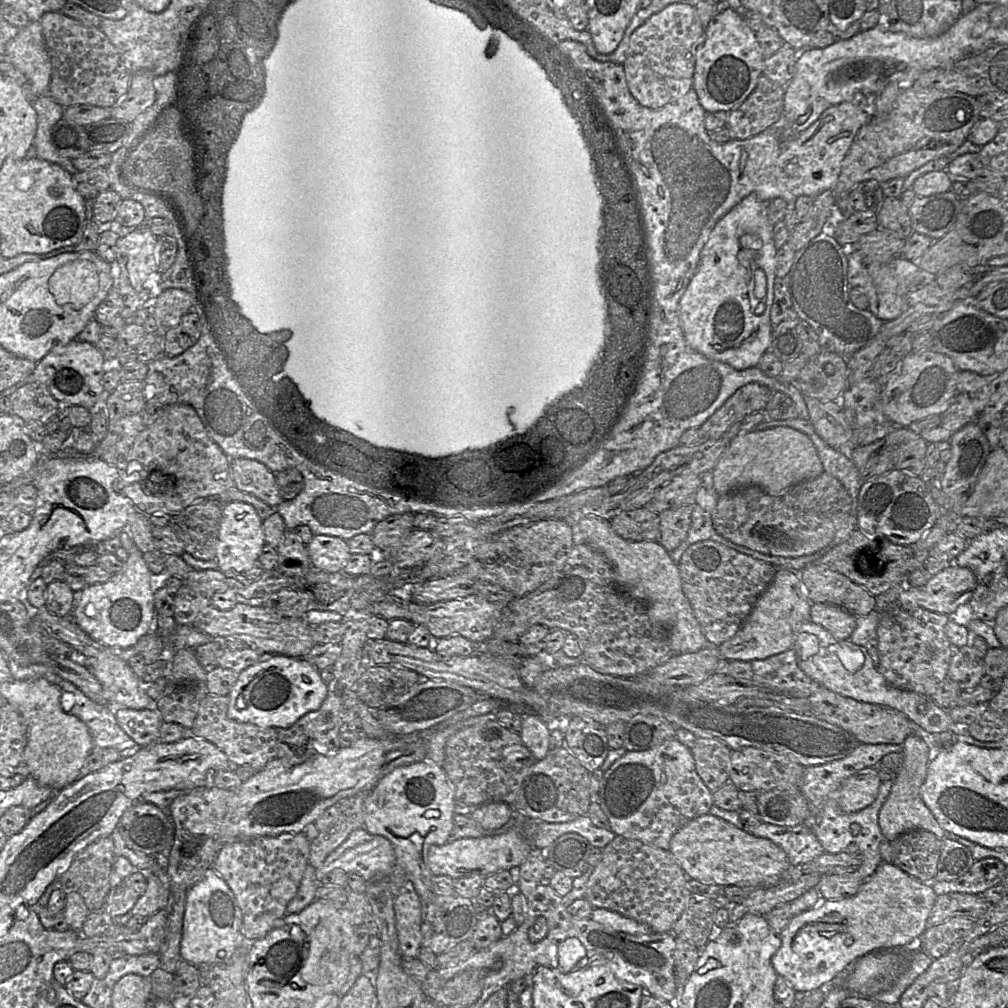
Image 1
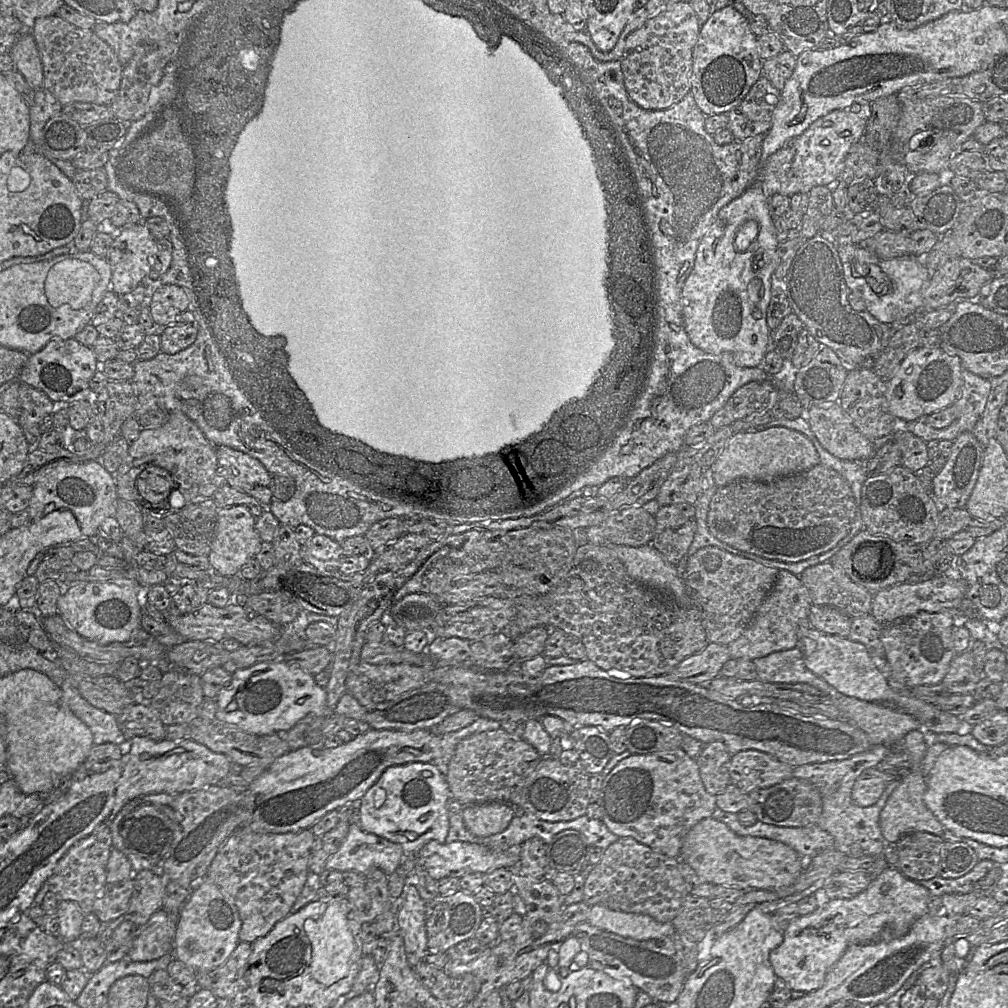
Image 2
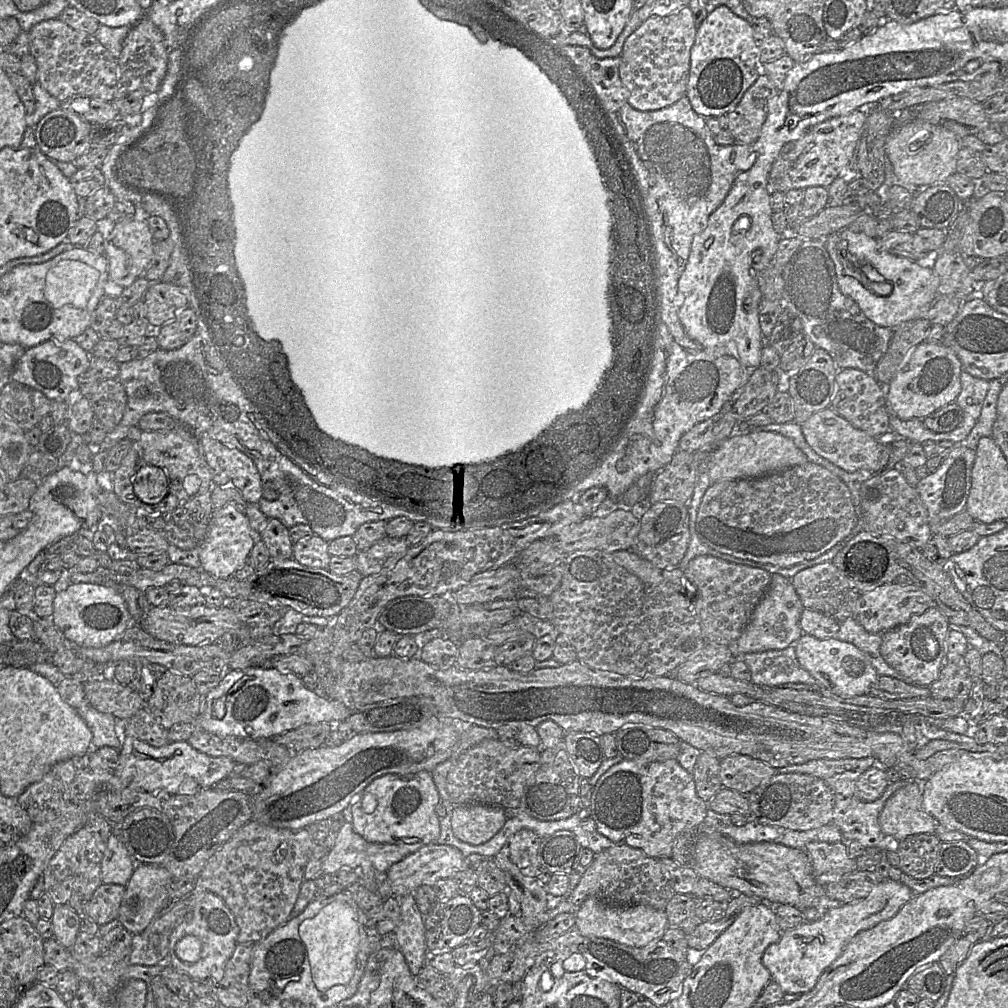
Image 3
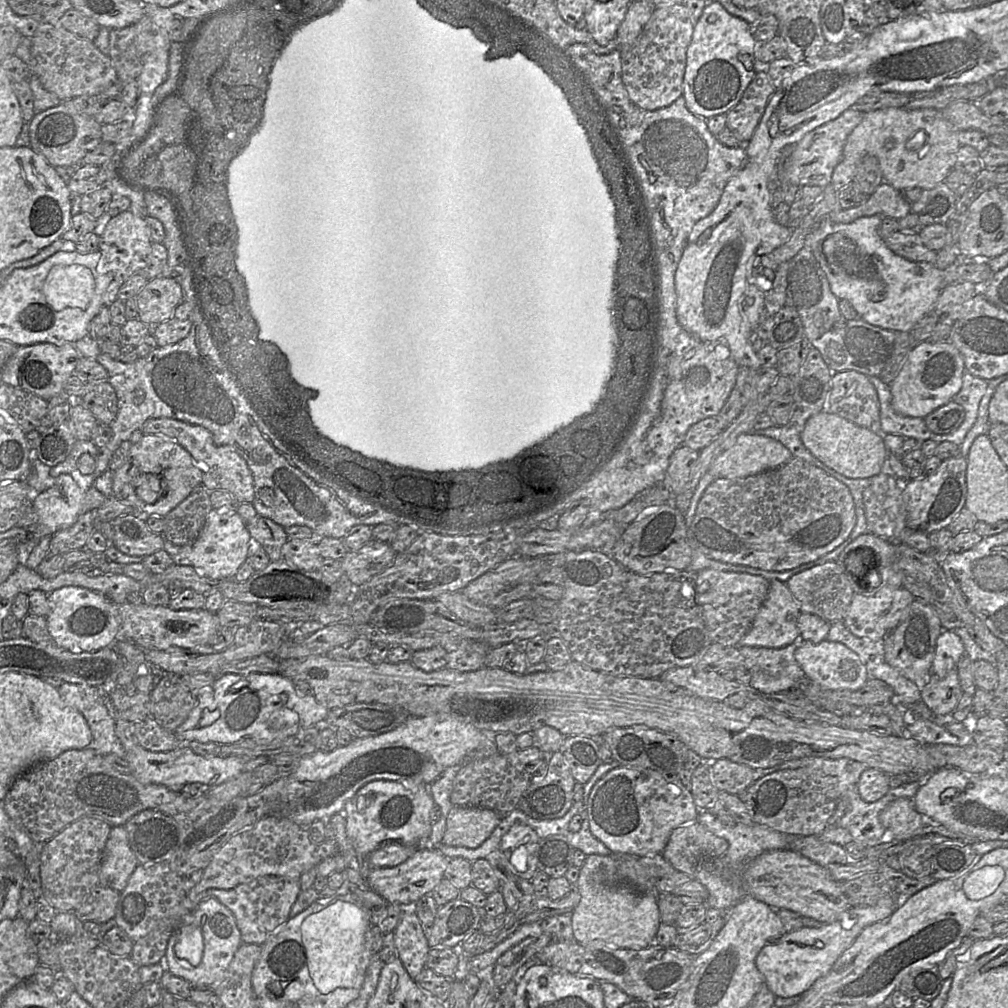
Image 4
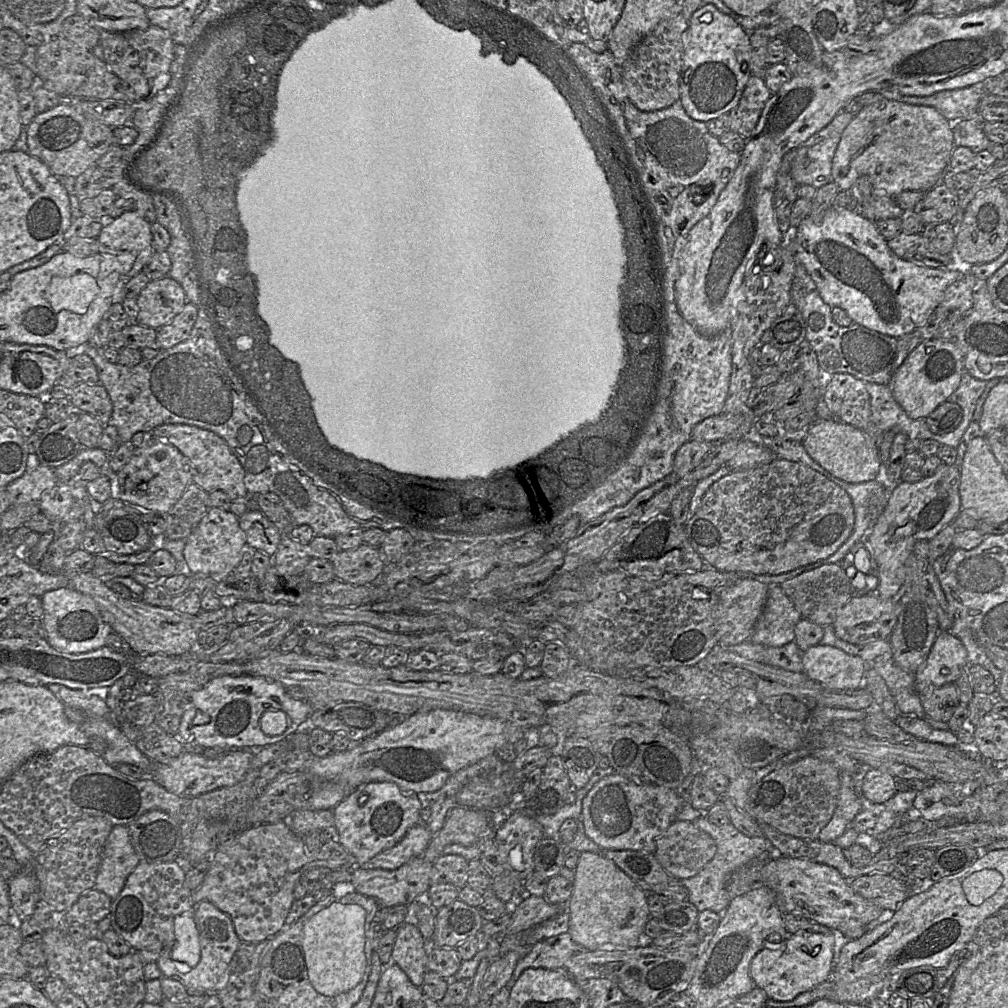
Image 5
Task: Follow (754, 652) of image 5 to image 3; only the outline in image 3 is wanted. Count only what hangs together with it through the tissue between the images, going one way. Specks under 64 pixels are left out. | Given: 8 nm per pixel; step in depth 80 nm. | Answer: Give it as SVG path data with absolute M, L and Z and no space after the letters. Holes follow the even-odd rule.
M796 646L783 650L748 653L741 657L752 672L751 682L763 688L785 684L816 685L816 680L799 663Z

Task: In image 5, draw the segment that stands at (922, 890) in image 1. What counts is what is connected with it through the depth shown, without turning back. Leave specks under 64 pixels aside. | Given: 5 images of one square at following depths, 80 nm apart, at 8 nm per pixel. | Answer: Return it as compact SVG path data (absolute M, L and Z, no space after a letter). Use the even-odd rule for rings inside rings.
M799 931L789 935L780 944L769 944L758 952L750 964L750 976L756 987L764 990L769 999L781 1002L791 1001L801 993L807 992L815 986L828 980L834 968L834 934L822 934L811 931Z

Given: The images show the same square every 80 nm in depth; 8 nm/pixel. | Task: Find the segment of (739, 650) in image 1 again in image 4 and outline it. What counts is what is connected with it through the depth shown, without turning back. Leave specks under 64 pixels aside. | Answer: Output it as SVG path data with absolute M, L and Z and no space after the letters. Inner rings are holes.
M770 581L767 598L738 646L783 648L800 641L798 619L801 613L786 583Z

